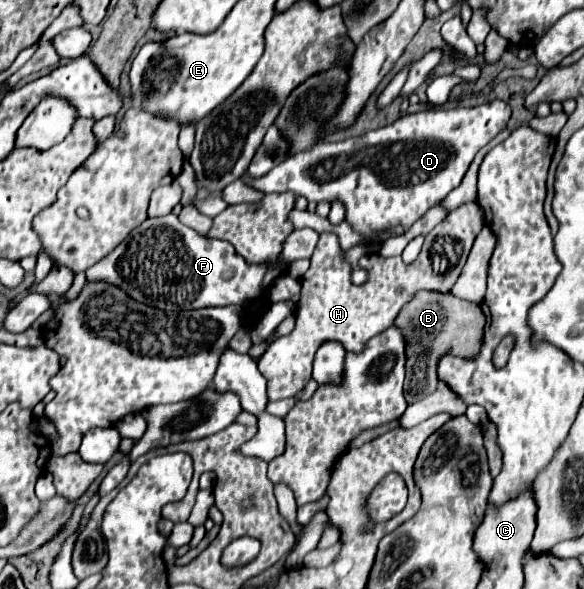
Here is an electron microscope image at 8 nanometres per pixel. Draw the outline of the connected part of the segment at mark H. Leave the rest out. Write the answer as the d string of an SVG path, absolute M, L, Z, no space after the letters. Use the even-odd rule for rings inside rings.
M470 202L463 207L457 207L455 211L449 213L449 217L437 225L424 239L422 245L423 251L419 253L419 257L411 263L411 265L405 265L401 261L401 257L381 257L377 253L369 253L369 255L363 255L359 259L359 265L363 269L367 269L369 273L369 279L365 285L361 287L355 287L351 283L351 267L343 255L343 249L337 241L337 235L335 233L321 233L319 235L319 243L317 243L317 249L311 257L311 267L309 271L303 275L303 289L301 289L301 301L297 305L297 325L293 329L293 333L289 337L281 337L279 341L275 341L273 345L269 345L269 349L265 351L265 355L259 359L259 371L261 375L267 379L267 395L269 395L269 401L277 401L277 399L289 399L289 397L295 397L311 379L311 367L313 367L313 357L315 357L315 351L319 349L319 345L323 341L339 341L347 353L361 353L361 347L365 347L365 341L369 341L369 337L385 331L387 327L393 325L397 313L403 309L403 305L407 305L411 301L411 297L415 297L417 291L439 291L439 293L451 293L455 281L459 279L461 275L461 269L465 265L465 259L471 251L471 245L475 241L475 237L479 235L479 231L485 227L485 213L477 202ZM437 237L453 237L457 241L463 243L463 255L459 257L459 261L455 264L455 267L447 270L446 273L435 273L432 269L431 260L431 246L433 245Z

